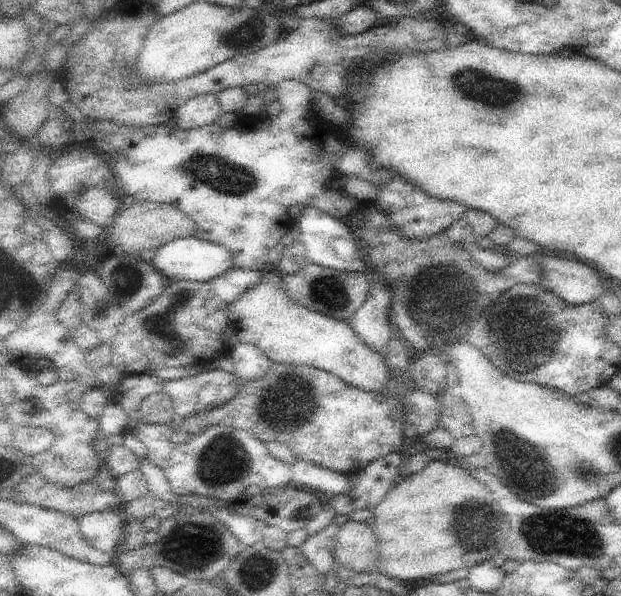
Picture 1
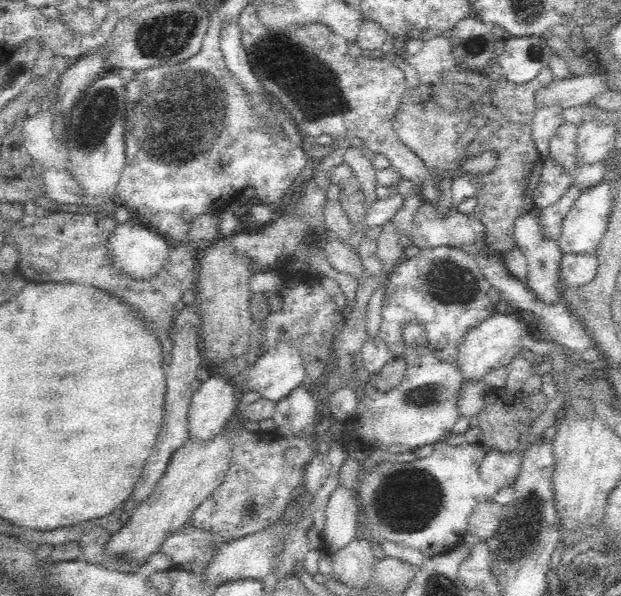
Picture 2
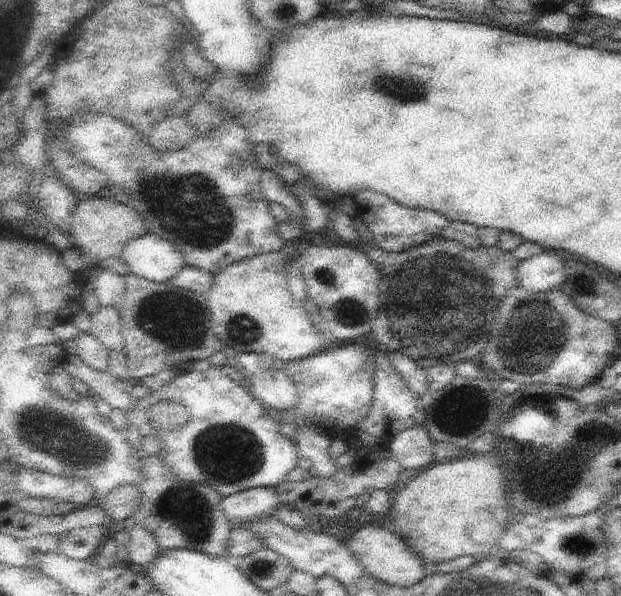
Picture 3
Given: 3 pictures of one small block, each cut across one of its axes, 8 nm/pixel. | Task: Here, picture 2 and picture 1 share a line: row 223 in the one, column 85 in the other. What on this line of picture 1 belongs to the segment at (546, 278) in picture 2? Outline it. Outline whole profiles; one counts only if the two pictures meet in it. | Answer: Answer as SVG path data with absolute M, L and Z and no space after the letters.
M120 510L94 511L77 521L84 540L92 548L101 550L114 559L116 553L120 551L120 542L126 528L124 514Z

